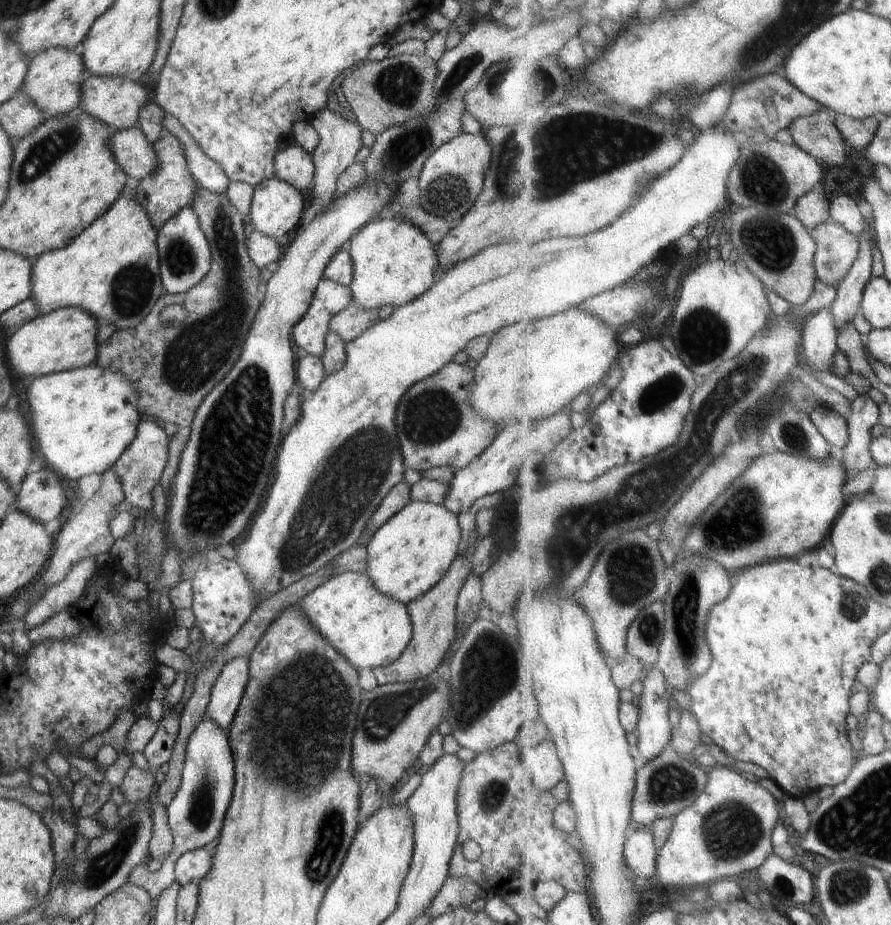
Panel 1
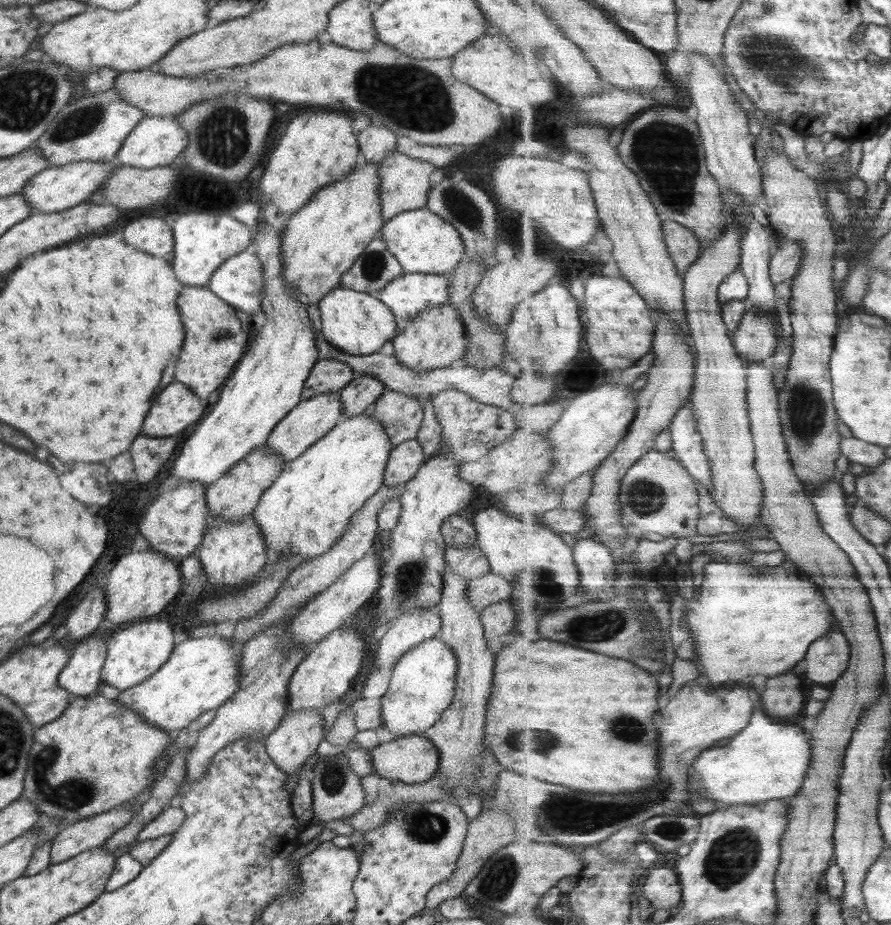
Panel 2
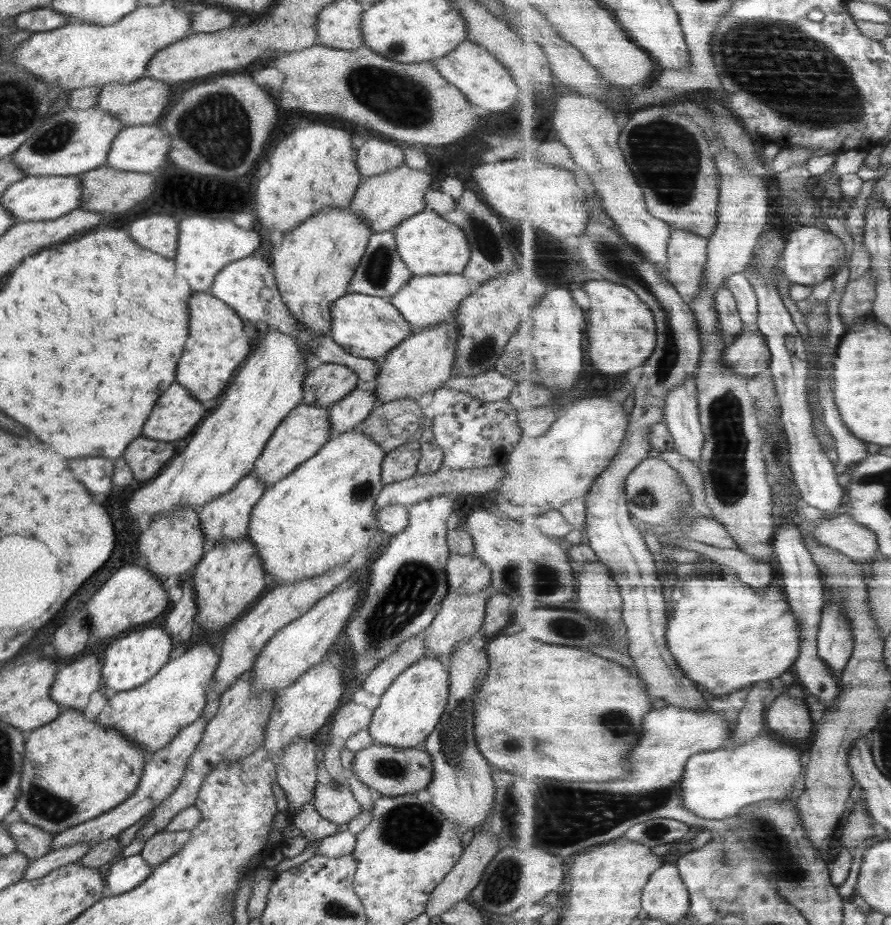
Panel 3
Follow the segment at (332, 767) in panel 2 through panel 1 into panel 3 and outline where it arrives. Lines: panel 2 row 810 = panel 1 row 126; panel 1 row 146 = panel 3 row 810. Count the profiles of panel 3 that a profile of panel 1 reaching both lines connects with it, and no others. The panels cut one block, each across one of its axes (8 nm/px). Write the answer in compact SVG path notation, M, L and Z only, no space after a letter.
M318 782L312 801L322 818L338 825L347 824L362 812L362 807L354 799L350 787L343 787L337 782L331 787Z

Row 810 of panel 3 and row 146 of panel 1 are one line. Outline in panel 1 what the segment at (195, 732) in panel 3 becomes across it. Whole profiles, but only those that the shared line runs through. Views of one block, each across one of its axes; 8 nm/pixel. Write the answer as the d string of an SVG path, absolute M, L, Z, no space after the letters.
M138 126L112 133L107 143L118 166L128 176L140 180L154 173L157 166L155 150Z

